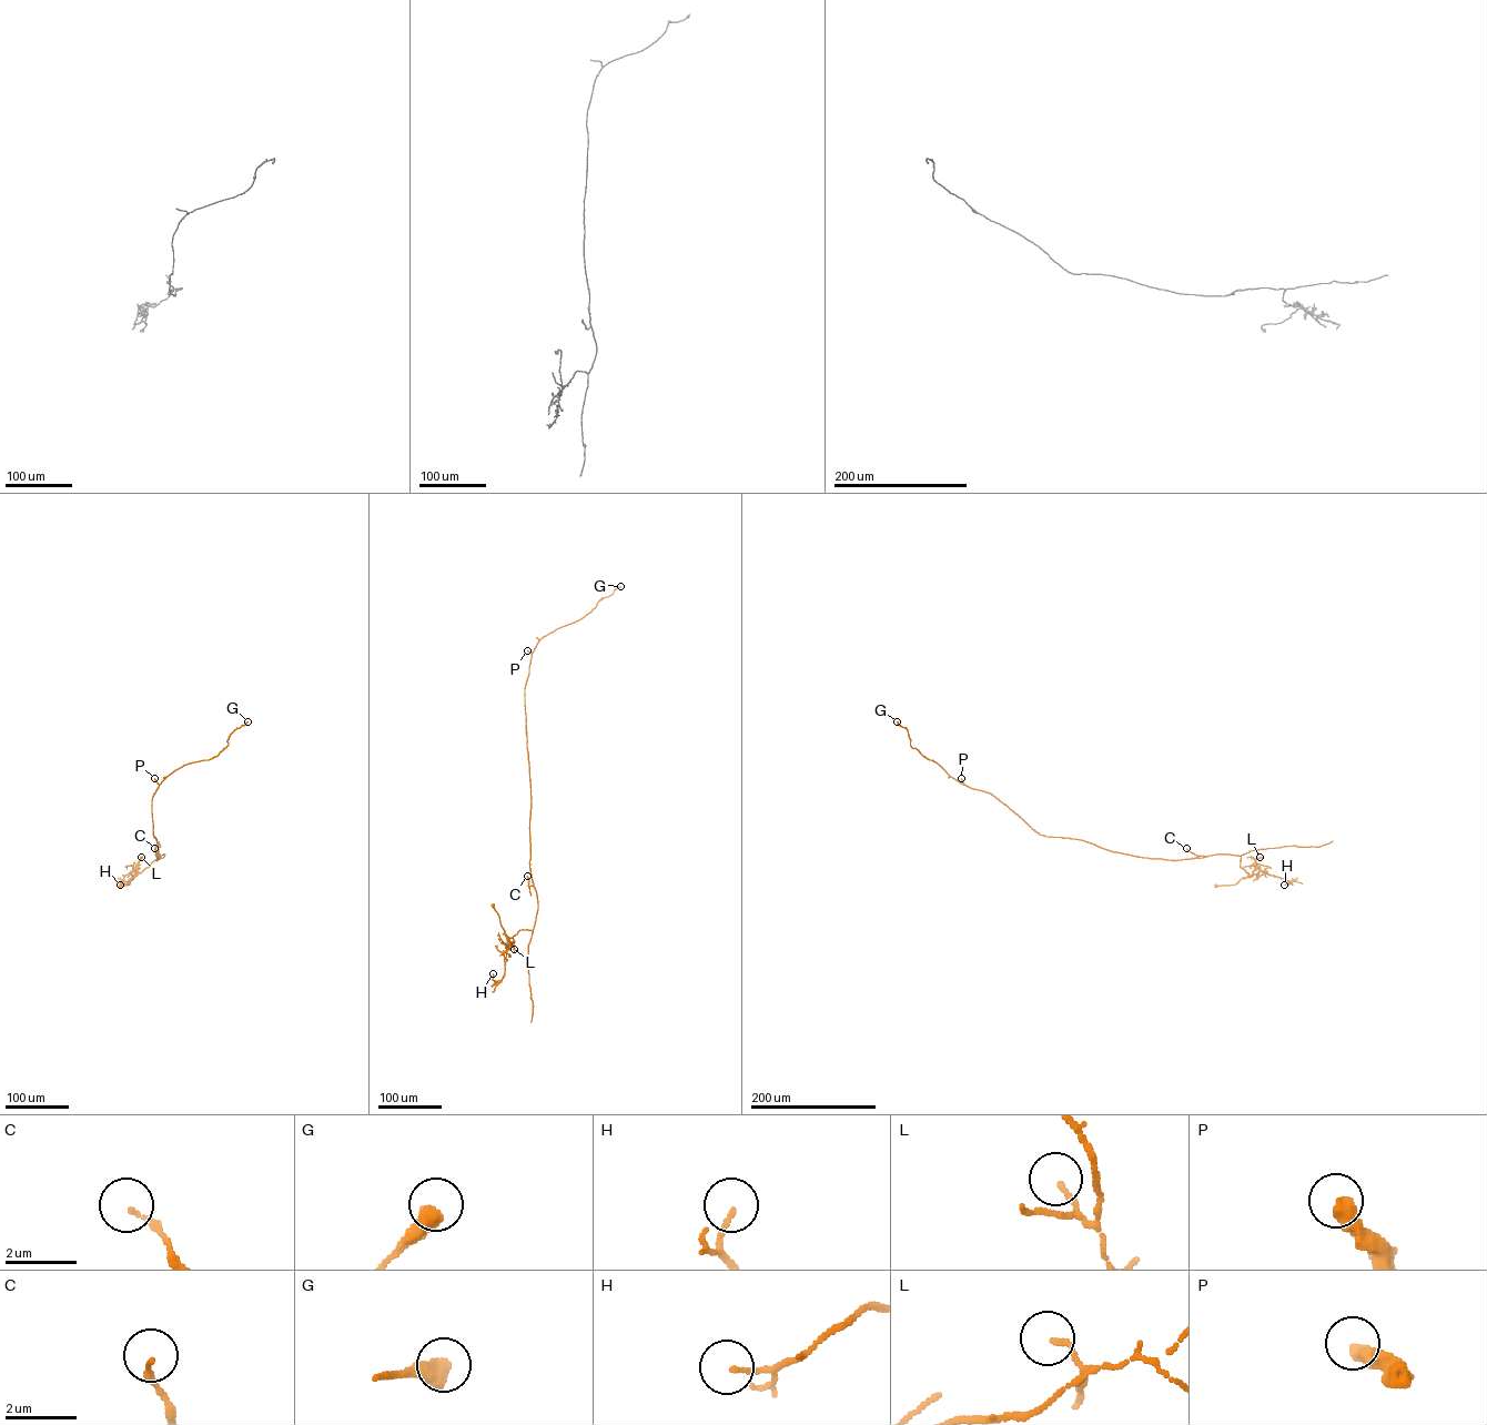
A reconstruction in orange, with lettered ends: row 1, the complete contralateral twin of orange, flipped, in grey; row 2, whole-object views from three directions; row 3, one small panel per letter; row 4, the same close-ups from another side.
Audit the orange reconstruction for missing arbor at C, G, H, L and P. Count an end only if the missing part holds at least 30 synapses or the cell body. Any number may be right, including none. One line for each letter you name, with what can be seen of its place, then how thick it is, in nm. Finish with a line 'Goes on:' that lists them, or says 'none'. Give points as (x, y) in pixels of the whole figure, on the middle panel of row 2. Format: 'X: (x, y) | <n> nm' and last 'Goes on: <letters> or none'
Goes on: none

